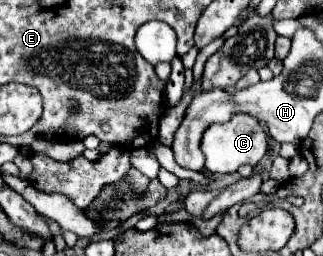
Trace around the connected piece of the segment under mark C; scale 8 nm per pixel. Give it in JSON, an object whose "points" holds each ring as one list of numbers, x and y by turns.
{"points":[[233,115,227,123,211,125,201,139,201,151,205,155,205,169,209,173,235,173,241,165,255,165,267,151,267,133,261,123,251,115]]}

